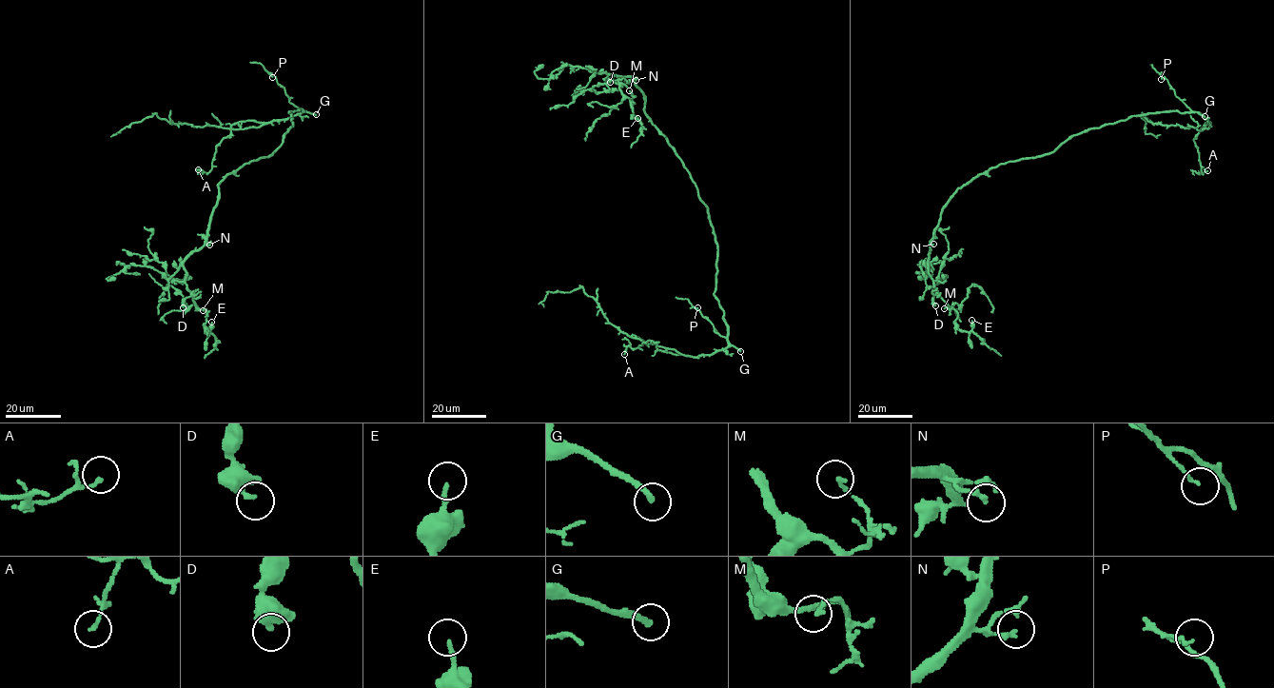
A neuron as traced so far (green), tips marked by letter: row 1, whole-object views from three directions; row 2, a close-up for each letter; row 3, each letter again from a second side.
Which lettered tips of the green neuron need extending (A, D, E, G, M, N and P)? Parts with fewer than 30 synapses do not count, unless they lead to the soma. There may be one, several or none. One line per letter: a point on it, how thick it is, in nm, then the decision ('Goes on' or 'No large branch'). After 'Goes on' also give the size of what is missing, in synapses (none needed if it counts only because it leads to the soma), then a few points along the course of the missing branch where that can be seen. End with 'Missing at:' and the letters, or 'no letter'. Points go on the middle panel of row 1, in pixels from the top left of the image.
A: Place: (624, 354). Thickness 90 nm. No large branch
D: Place: (610, 82). Thickness 360 nm. No large branch
E: Place: (637, 118). Thickness 180 nm. No large branch
G: Place: (740, 351). Thickness 240 nm. Goes on
M: Place: (629, 90). Thickness 170 nm. No large branch
N: Place: (636, 80). Thickness 180 nm. No large branch
P: Place: (697, 307). Thickness 110 nm. No large branch
Missing at: G

